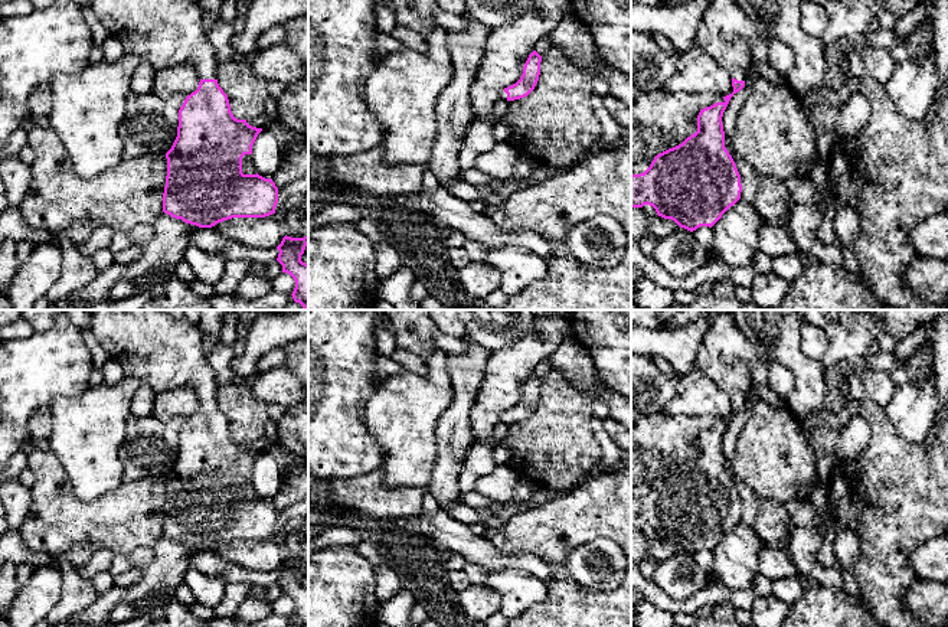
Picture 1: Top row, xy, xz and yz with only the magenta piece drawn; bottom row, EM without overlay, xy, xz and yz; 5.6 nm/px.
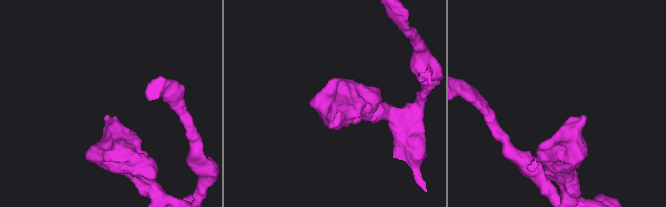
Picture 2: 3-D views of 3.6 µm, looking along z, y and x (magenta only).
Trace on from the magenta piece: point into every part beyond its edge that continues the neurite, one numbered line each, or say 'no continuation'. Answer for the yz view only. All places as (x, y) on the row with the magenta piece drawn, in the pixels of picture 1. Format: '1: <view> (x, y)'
1: yz (726, 33)

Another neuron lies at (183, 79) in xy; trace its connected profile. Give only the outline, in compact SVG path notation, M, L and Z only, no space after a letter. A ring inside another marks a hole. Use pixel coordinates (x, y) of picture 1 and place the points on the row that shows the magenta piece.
M190 62L158 69L154 78L153 94L167 99L173 95L190 95L199 86L199 75Z

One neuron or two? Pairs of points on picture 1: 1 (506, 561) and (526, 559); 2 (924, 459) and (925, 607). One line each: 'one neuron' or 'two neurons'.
1: one neuron
2: two neurons

